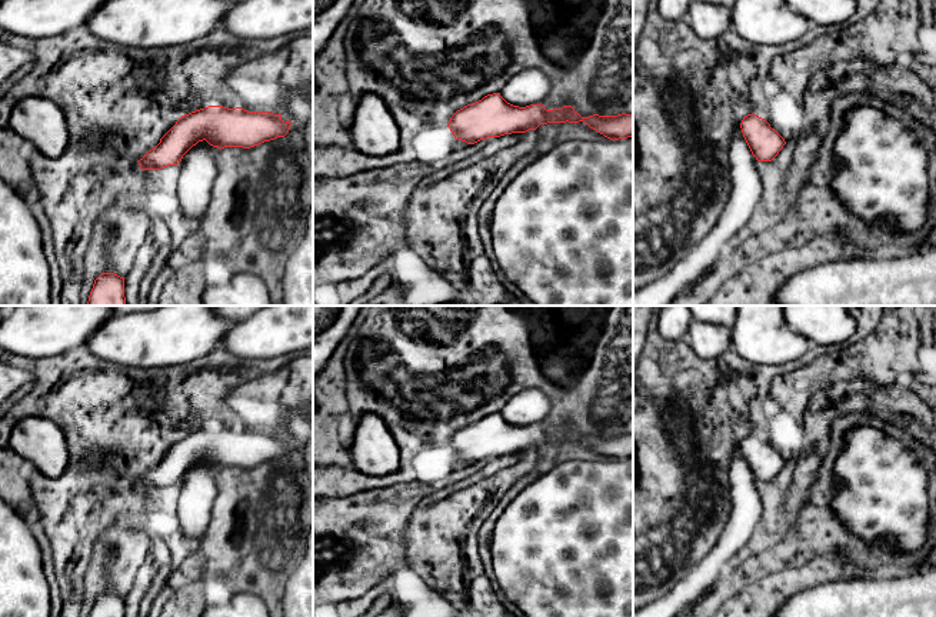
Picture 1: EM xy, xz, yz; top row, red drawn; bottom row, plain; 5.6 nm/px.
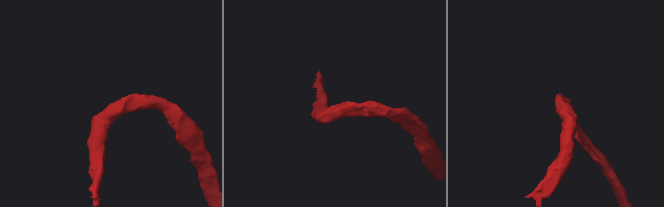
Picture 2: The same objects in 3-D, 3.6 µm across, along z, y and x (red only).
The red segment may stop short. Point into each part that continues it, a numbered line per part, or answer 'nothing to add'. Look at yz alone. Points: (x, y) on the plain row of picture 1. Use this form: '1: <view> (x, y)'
1: yz (745, 513)

